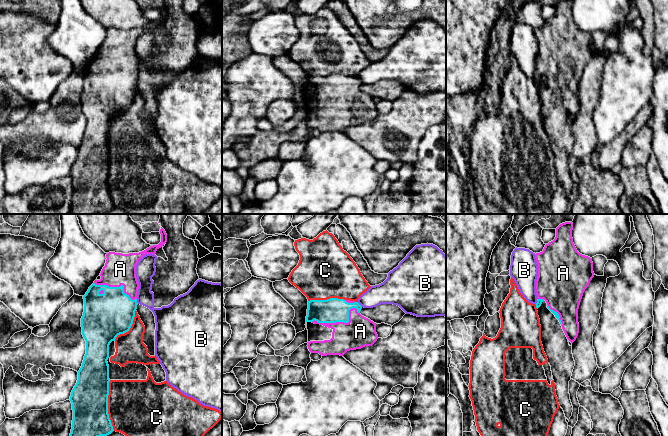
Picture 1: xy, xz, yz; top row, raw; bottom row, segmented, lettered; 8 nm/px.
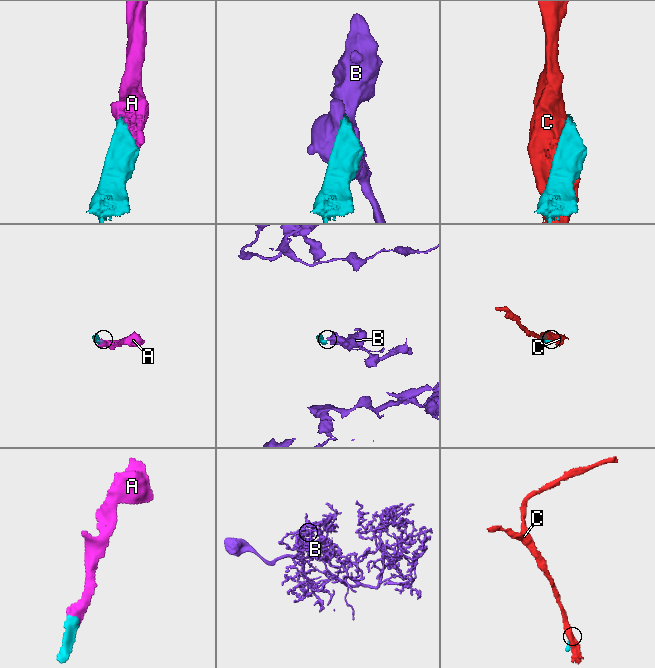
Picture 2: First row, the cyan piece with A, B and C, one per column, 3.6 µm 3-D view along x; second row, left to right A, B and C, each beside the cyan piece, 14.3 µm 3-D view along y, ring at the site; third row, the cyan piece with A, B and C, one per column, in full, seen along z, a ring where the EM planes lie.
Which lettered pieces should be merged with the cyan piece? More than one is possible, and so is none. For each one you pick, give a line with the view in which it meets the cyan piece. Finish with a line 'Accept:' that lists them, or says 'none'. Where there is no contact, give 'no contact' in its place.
A: xz
Accept: A

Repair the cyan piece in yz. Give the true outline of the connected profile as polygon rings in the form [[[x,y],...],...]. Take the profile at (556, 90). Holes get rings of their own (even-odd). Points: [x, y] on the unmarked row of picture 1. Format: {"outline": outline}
{"outline": [[[560,0],[556,4],[555,15],[546,20],[542,28],[535,30],[538,41],[538,53],[536,56],[536,84],[538,85],[545,76],[547,79],[547,84],[559,96],[567,115],[571,119],[576,116],[579,109],[578,85],[583,69],[594,53],[592,34],[582,31],[577,27],[573,19],[572,6],[573,0]]]}

